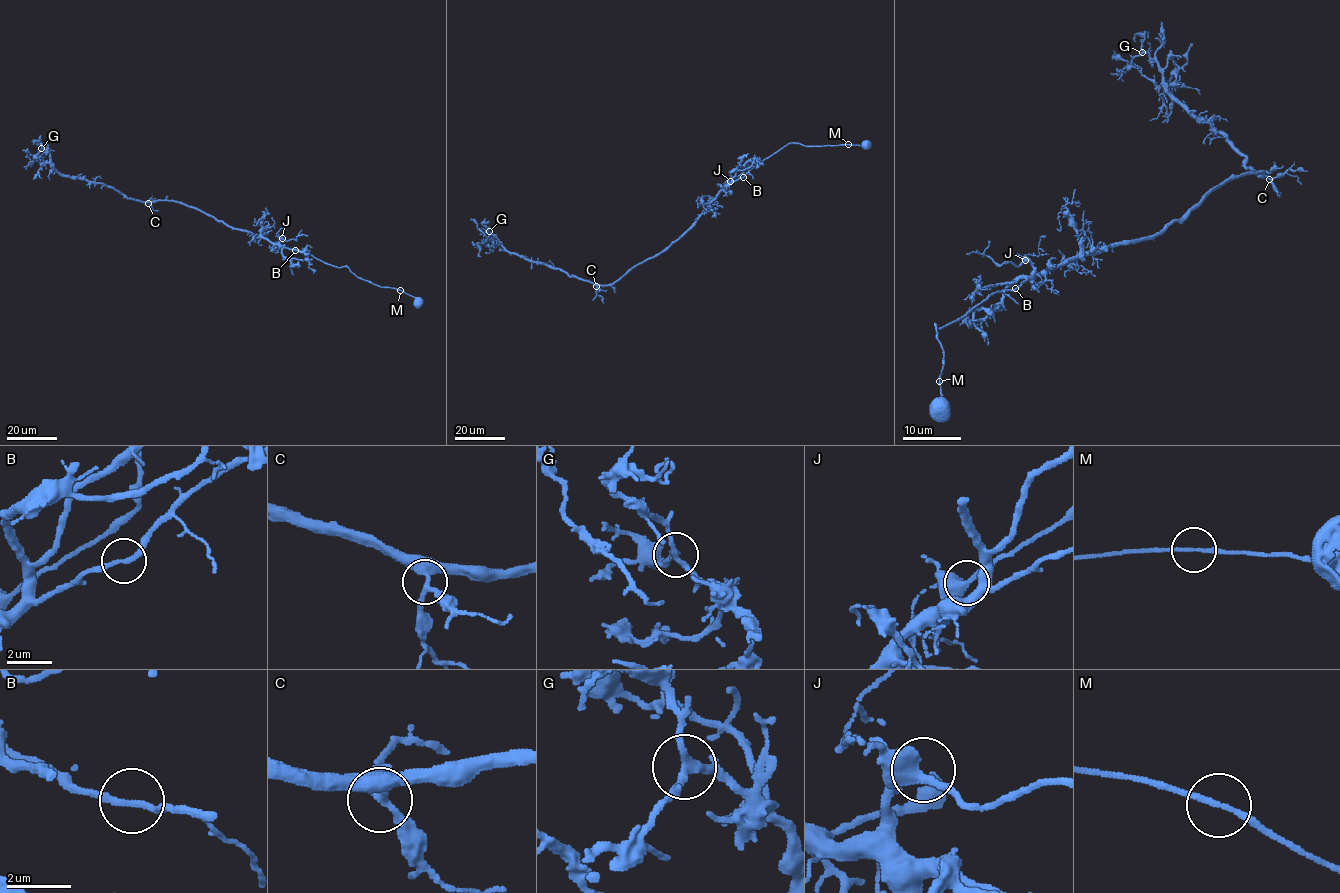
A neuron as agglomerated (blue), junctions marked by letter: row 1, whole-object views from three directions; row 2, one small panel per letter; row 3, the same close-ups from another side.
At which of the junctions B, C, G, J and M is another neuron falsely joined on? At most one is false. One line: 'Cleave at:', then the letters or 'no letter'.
Cleave at: no letter

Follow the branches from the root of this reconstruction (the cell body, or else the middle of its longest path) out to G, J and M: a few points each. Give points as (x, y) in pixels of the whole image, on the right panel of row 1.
G: (941, 406), (935, 325), (1079, 255), (1150, 239), (1223, 182), (1266, 173), (1194, 116), (1142, 52)
J: (941, 406), (943, 347), (935, 325), (940, 328), (959, 319), (992, 293), (1016, 289), (1033, 271), (1025, 260)
M: (941, 406), (940, 381)

